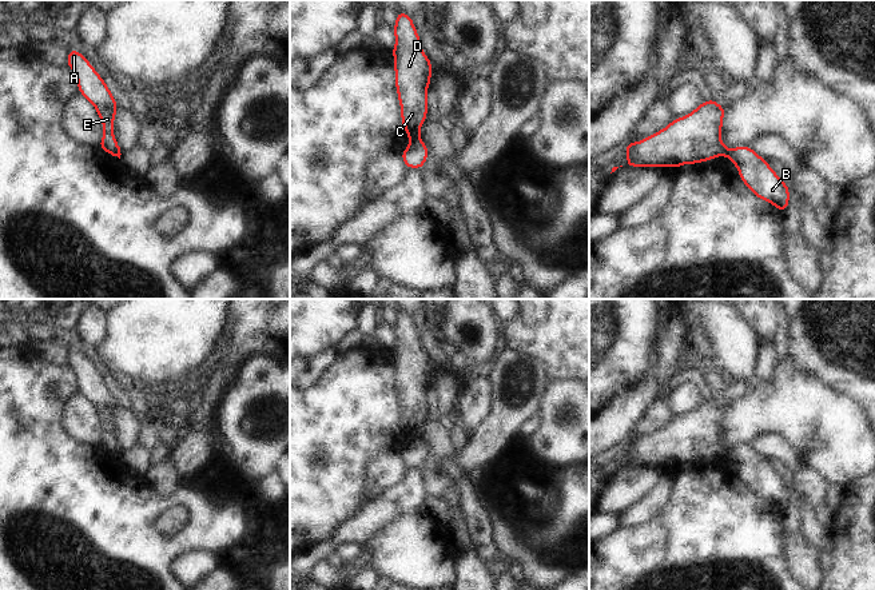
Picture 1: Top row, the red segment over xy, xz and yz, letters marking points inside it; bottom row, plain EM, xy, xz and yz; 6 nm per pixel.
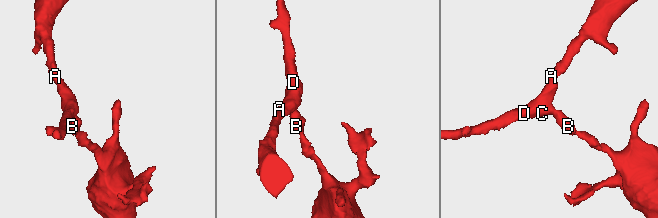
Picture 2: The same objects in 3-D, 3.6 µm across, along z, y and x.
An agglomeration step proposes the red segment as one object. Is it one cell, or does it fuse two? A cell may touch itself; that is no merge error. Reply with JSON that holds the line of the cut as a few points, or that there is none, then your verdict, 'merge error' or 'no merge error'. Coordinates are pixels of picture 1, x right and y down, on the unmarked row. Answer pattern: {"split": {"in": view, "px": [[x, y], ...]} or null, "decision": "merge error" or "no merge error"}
{"split": {"in": "xz", "px": [[418, 435], [410, 441]]}, "decision": "merge error"}

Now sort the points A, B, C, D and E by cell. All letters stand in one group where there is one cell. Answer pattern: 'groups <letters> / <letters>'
groups A C D E / B

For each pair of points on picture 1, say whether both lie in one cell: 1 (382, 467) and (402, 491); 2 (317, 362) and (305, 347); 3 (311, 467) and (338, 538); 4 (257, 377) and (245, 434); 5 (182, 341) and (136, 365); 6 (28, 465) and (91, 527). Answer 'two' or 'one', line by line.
1: two
2: two
3: two
4: one
5: one
6: one

